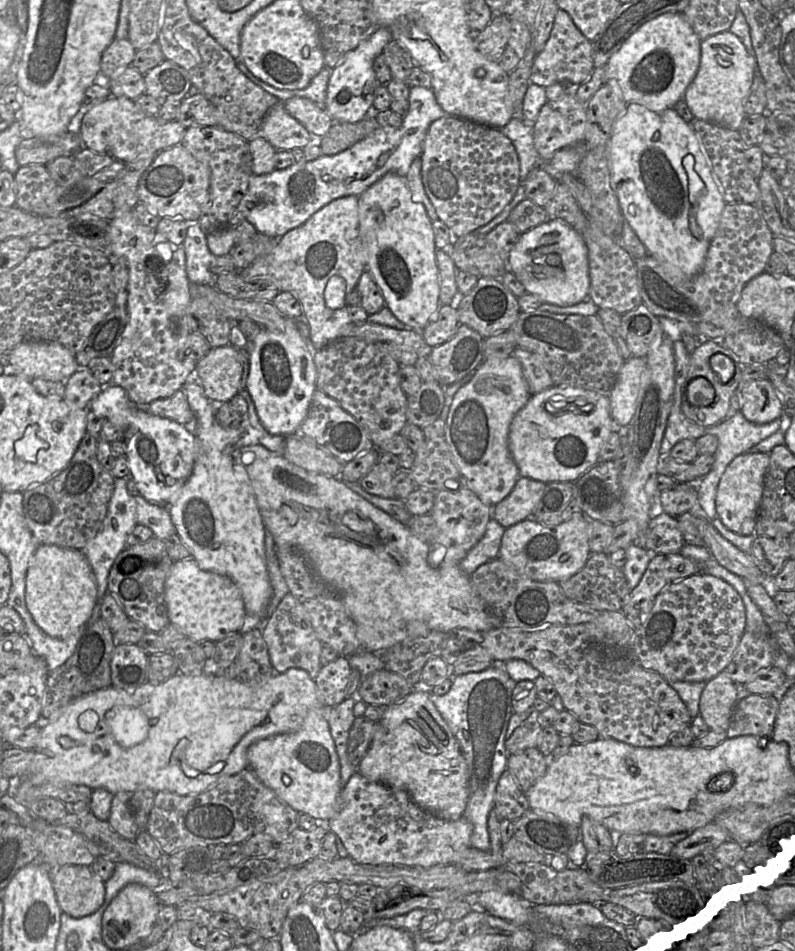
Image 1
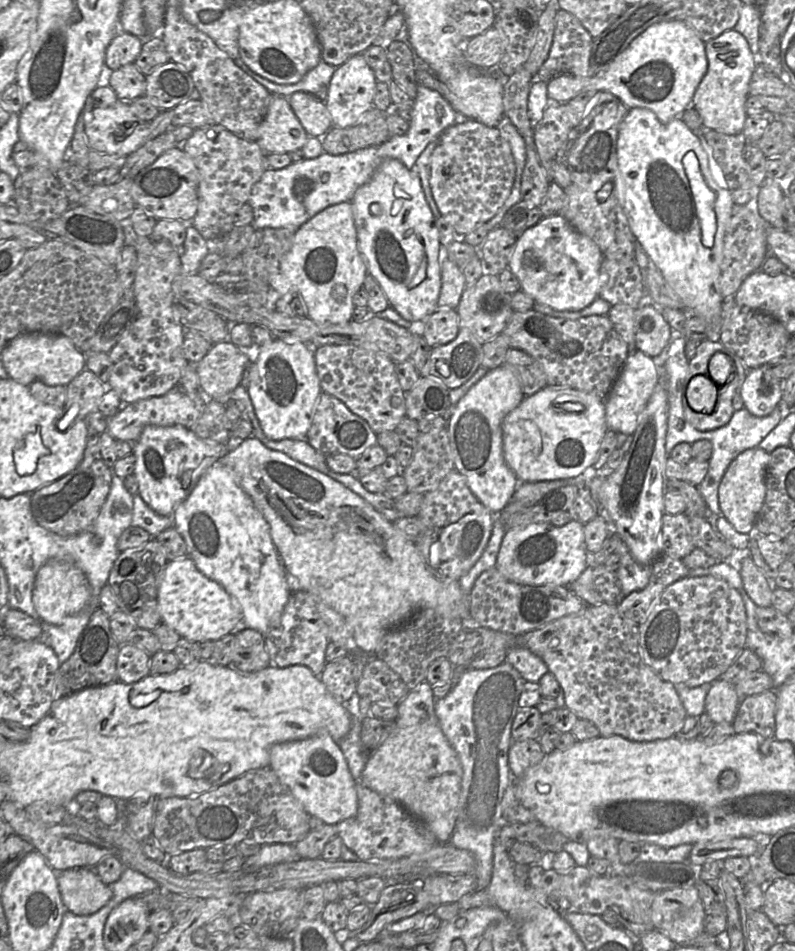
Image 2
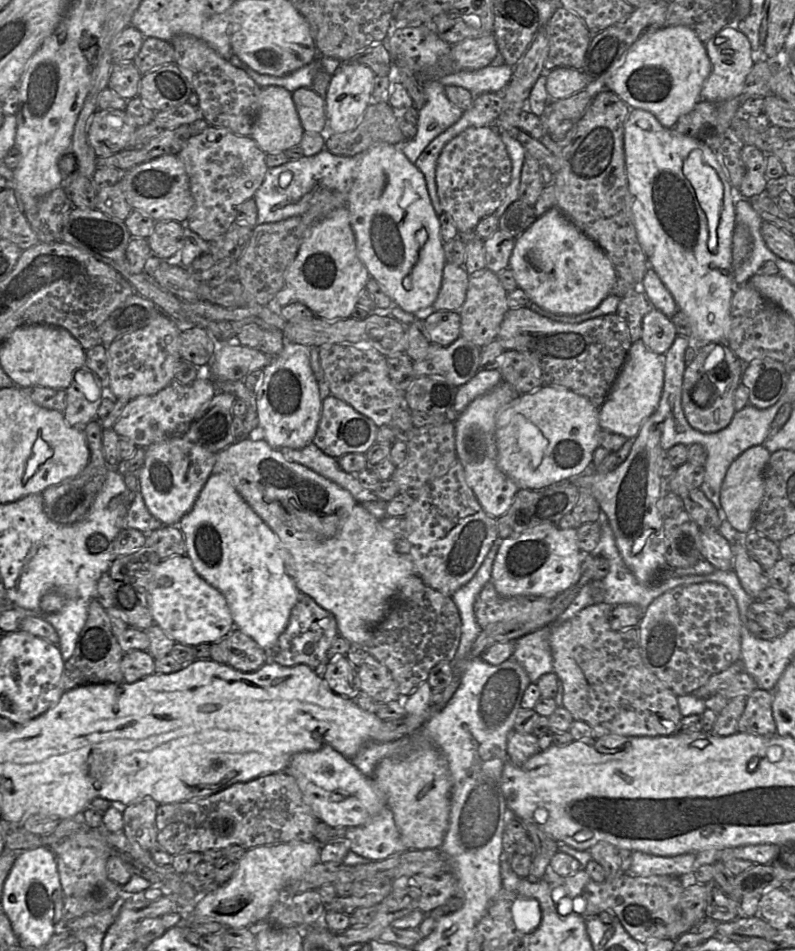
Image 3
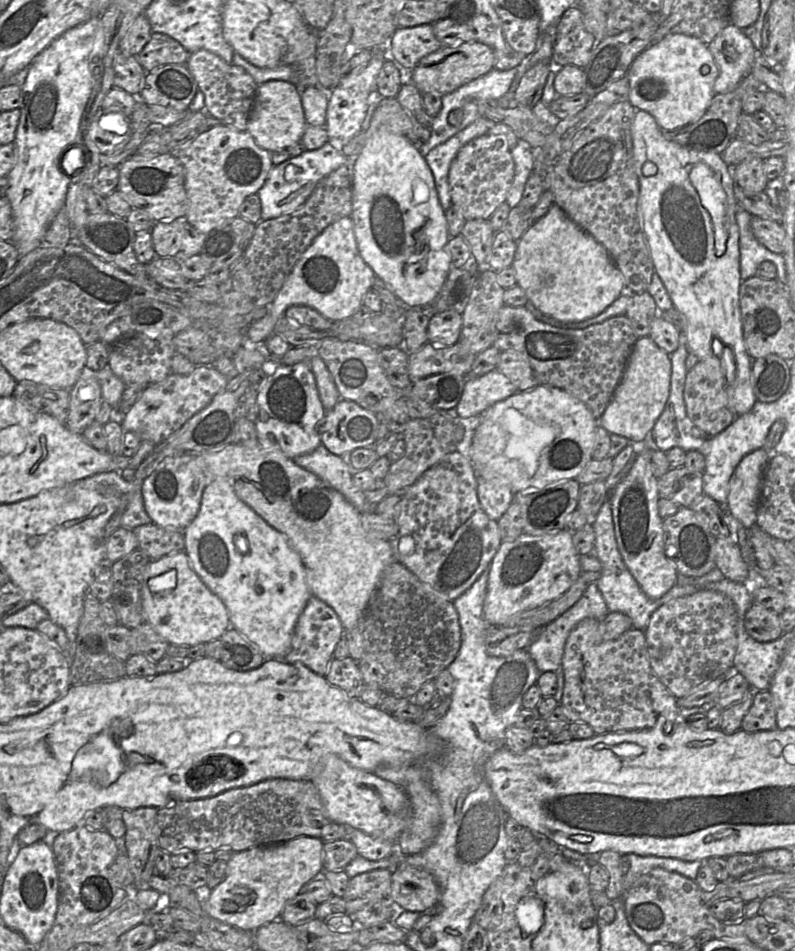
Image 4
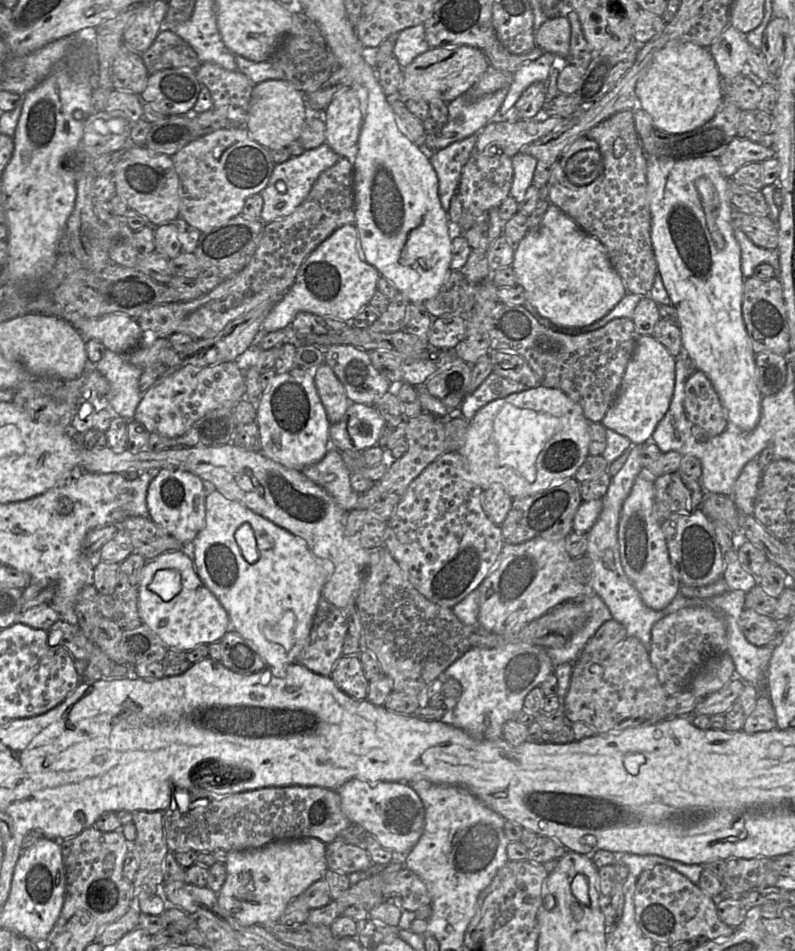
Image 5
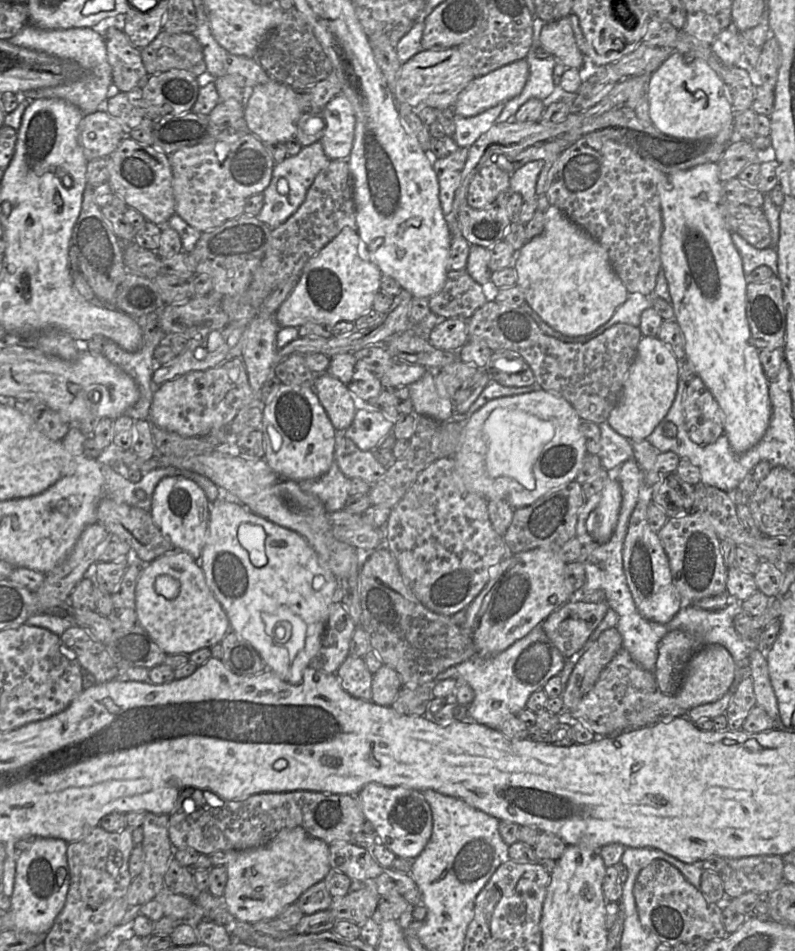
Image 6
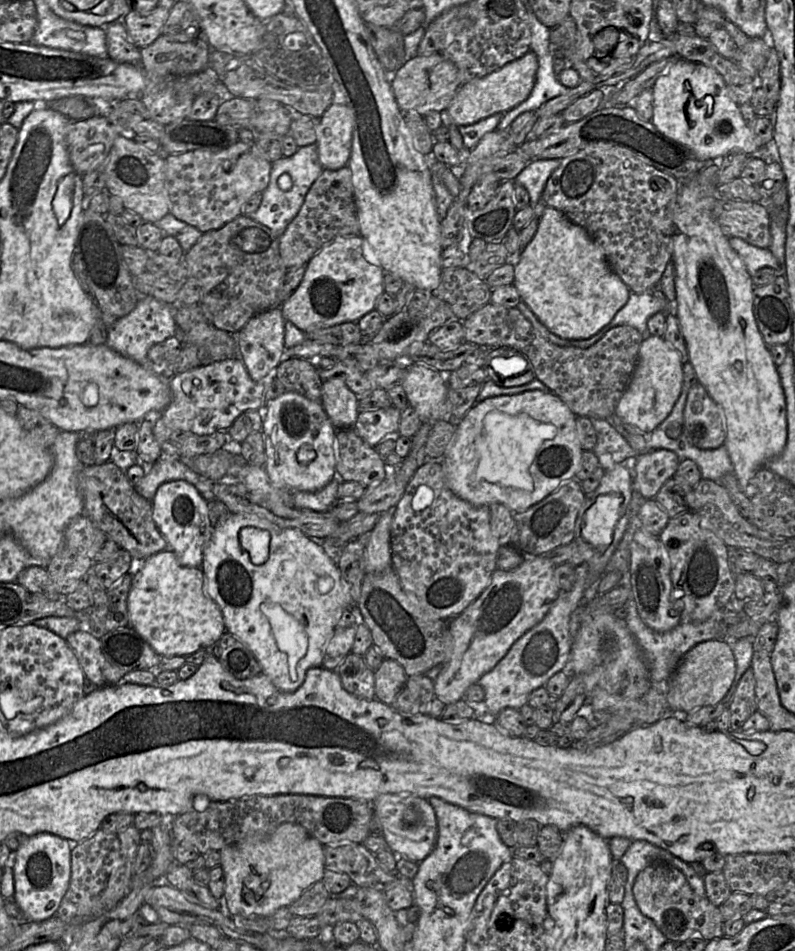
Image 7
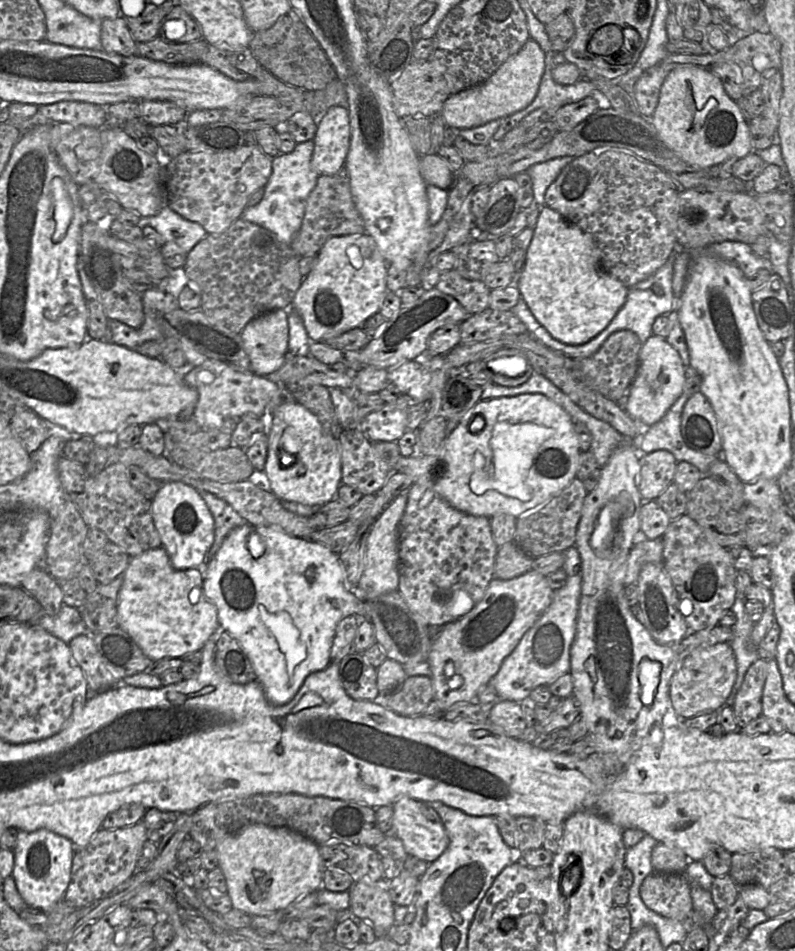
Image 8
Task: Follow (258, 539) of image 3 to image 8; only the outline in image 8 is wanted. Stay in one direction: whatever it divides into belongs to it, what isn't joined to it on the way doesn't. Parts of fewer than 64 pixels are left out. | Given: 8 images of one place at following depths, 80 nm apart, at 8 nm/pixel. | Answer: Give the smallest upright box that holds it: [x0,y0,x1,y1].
[195,523,366,706]

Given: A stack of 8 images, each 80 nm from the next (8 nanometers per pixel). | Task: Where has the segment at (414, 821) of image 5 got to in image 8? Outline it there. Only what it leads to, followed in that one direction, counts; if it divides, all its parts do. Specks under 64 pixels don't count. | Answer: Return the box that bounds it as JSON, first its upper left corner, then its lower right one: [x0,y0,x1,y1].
[392,797,449,864]

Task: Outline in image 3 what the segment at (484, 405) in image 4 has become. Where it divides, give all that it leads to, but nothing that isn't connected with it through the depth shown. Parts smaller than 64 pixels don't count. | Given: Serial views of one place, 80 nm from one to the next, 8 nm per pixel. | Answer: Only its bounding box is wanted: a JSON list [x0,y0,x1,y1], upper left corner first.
[453,370,503,414]

